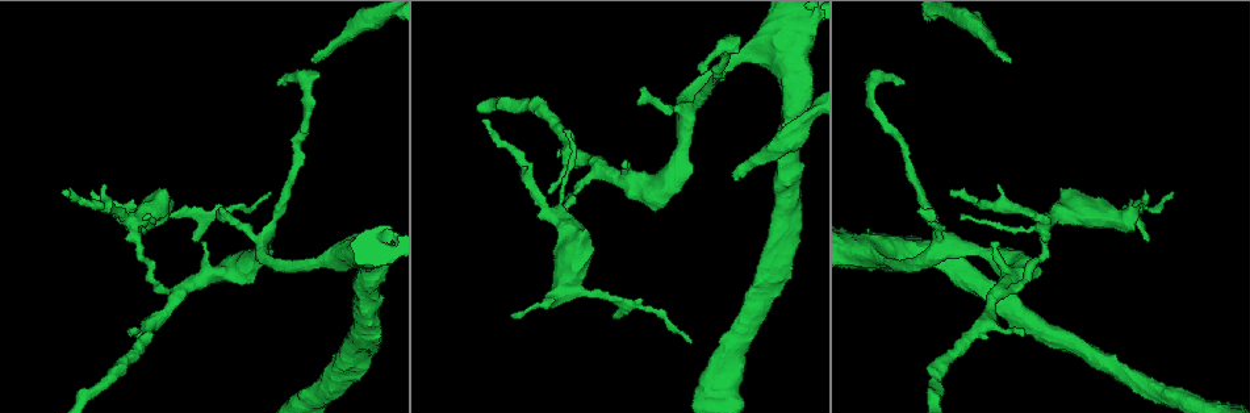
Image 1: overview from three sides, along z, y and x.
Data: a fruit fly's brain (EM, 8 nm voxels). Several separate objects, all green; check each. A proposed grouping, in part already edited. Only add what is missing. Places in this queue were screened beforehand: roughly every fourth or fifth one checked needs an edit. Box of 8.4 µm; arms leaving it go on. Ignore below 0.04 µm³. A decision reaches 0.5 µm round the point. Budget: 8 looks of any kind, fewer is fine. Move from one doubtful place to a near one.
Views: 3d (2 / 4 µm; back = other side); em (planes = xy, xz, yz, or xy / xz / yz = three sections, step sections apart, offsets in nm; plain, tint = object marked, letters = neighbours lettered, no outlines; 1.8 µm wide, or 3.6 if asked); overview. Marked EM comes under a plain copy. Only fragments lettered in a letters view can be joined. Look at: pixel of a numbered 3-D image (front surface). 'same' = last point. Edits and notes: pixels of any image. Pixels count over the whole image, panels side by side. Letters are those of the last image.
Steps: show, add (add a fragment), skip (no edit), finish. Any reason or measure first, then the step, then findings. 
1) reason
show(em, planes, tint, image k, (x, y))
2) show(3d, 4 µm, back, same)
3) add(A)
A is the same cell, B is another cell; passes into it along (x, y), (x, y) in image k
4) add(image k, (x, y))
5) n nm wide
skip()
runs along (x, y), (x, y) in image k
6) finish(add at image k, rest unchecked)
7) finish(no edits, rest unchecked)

branch stops here
show(3d, 4 µm, image 1, (313, 63))

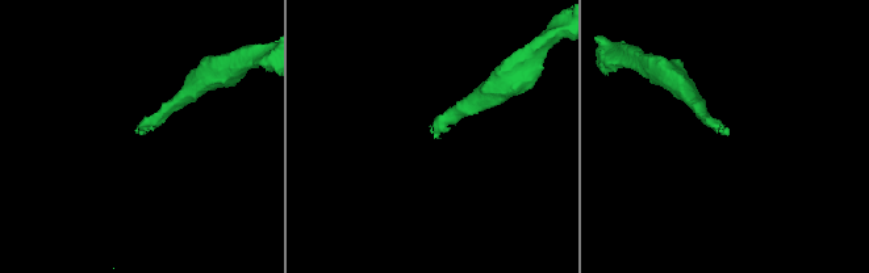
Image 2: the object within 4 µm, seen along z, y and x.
show(em, xz, step 8, letters, image 2, (726, 132))

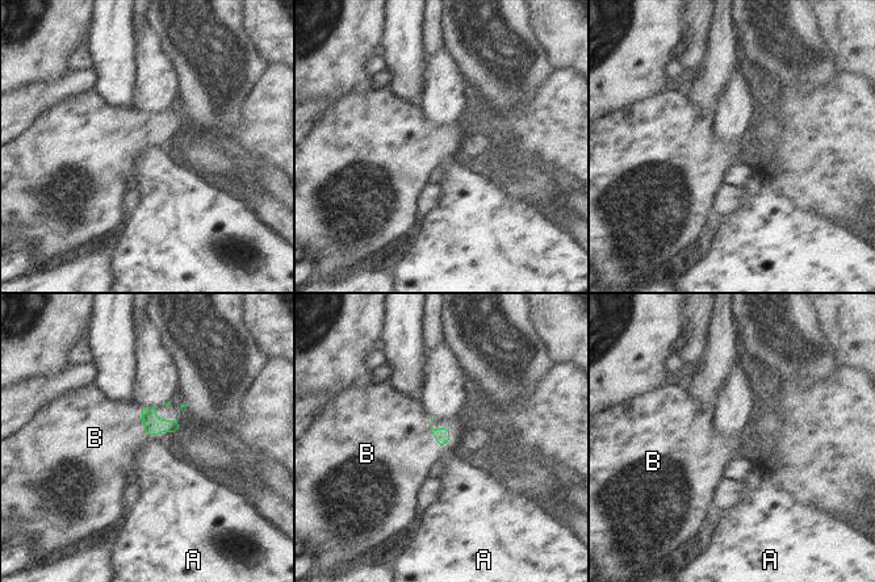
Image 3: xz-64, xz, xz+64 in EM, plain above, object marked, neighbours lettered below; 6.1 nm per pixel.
add(B)
B is the same cell, A is another cell; passes into it along (442, 435), (436, 443), (397, 449) in image 3; the neuron continues

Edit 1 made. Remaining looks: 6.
long arm stops here
show(3d, 2 µm, image 1, (284, 82))

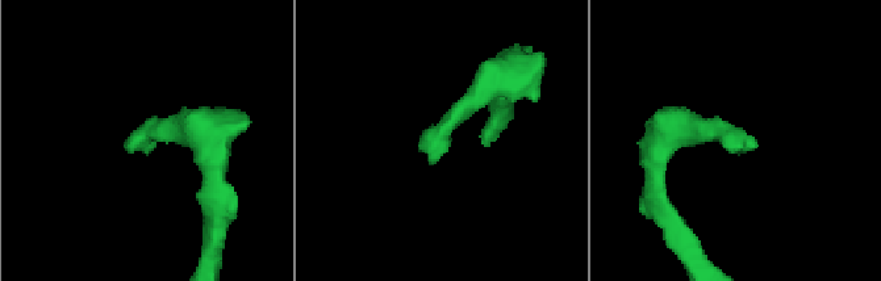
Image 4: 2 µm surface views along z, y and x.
need the tissue
show(em, planes, letters, image 4, (138, 146))

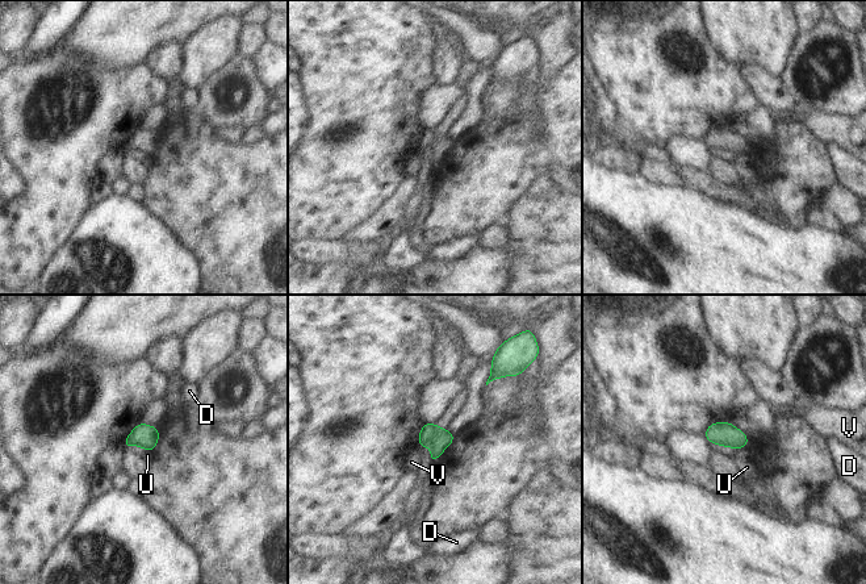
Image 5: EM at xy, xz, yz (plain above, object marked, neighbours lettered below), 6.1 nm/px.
U touches over 60 nm
skip()
D, U and V are other cells; border along (744, 446), (736, 449) in image 5; none of them fits

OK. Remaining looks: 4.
free end
show(em, planes, letters, image 1, (932, 209))

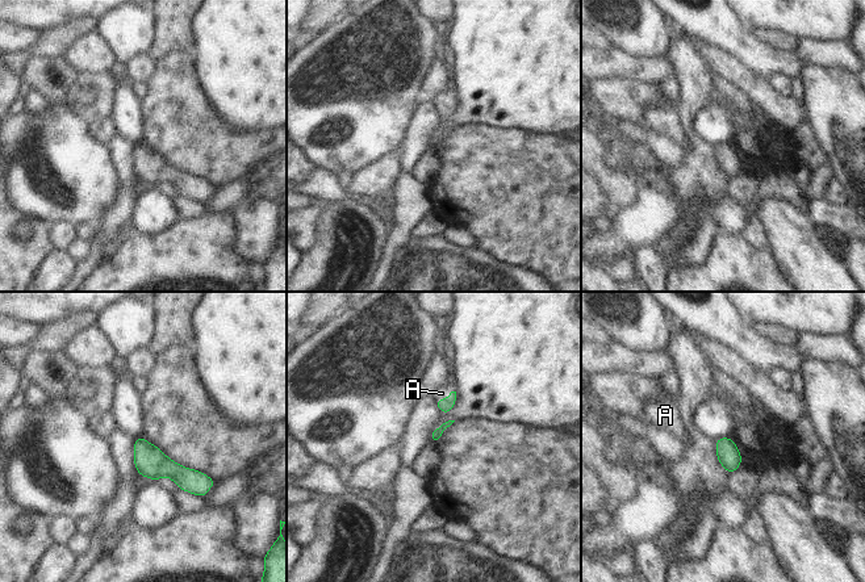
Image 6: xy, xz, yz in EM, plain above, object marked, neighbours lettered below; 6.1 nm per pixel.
A touches over 140 nm
add(A)
A is the same cell; passes into it along (444, 405), (444, 400), (442, 393) in image 6; it goes on there

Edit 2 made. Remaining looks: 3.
finish(add at image 3, add at image 6, rest unchecked)

